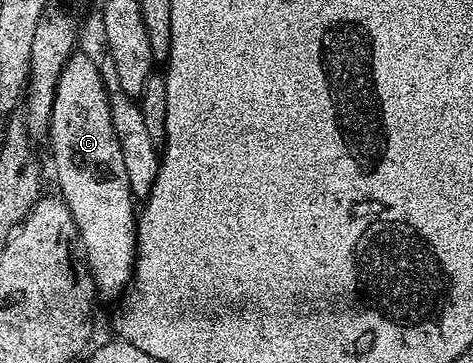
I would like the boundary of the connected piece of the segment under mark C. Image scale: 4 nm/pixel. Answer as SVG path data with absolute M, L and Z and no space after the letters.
M72 54L61 69L57 89L53 97L53 109L49 124L49 144L55 154L55 179L59 182L58 194L69 205L73 221L79 230L79 242L83 258L91 271L91 280L100 292L118 296L125 285L130 284L135 270L135 229L137 226L137 199L131 194L129 173L125 173L125 161L121 158L121 145L117 133L113 133L113 117L109 105L107 86L99 71L99 63L87 55Z

